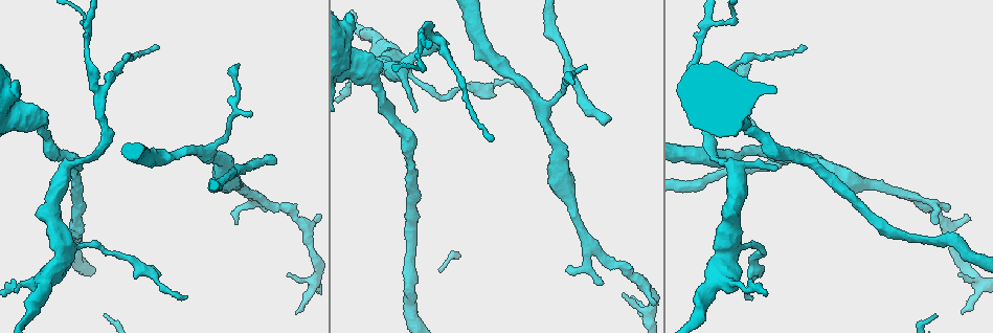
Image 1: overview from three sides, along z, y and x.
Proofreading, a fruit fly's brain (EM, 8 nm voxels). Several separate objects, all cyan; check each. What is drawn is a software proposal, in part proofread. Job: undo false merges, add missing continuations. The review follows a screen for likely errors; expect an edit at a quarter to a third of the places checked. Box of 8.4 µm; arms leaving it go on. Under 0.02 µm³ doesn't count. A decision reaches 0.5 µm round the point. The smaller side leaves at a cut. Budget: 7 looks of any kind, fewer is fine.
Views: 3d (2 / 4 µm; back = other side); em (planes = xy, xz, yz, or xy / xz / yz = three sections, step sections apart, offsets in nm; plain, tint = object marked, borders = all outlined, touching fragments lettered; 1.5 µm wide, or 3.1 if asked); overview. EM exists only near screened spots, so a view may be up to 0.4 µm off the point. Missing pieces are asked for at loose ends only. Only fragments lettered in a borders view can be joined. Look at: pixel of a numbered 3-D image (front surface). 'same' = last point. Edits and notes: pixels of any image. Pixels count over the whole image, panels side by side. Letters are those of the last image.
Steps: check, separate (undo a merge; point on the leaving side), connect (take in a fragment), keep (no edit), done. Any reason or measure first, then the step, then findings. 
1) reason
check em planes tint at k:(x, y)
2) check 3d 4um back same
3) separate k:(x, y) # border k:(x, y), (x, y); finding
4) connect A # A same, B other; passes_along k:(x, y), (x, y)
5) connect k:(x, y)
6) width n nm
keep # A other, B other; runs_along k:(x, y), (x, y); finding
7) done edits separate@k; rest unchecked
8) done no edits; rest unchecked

branch stops here
check 3d 2um at 1:(958, 276)

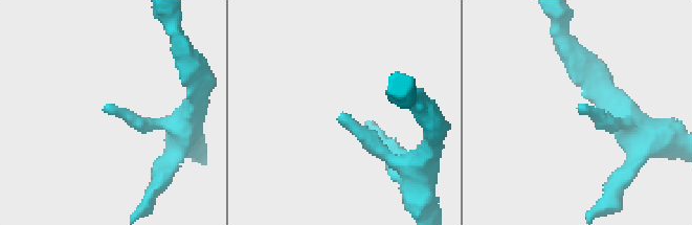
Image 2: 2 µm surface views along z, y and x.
now the EM
check em planes borders at 2:(579, 108)

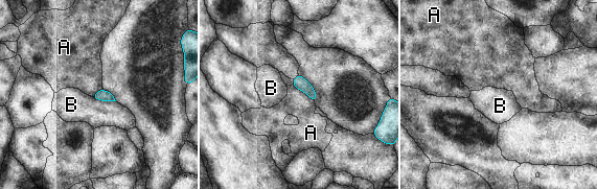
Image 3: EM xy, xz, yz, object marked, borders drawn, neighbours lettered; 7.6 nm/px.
keep # A other, B other; border 3:(92, 97), (98, 100), (115, 101); no lettered fragment goes on from it

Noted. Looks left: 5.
free end
check em xy step 8 borders at 1:(603, 282)

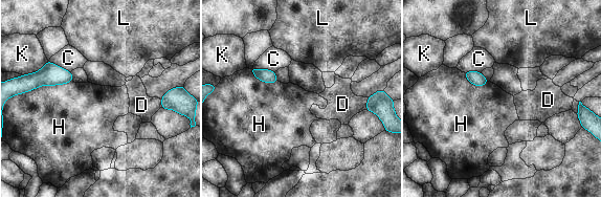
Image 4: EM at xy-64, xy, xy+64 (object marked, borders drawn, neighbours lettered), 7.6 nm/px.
keep # C other, D other, H other, K other, L other; border 4:(49, 60), (70, 72); no lettered fragment goes on from it

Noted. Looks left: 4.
stops while still wide
check 3d 4um at 1:(16, 80)

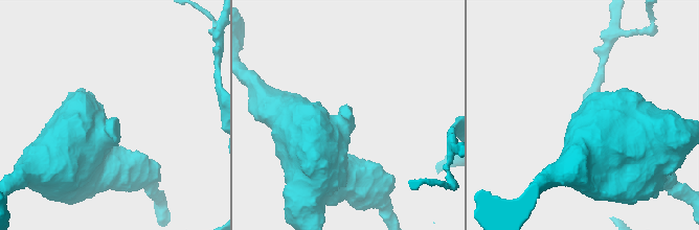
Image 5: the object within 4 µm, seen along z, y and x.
now the EM
check em xz step 8 tint at 5:(348, 119)

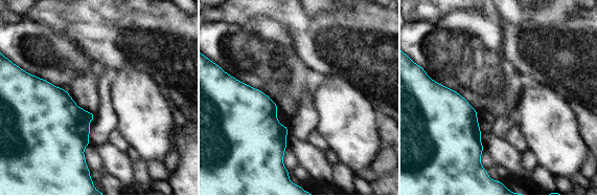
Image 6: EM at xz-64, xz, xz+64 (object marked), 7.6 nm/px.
cut it another way
check em planes borders same

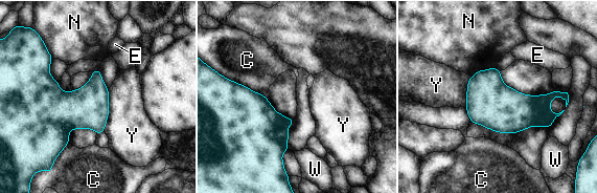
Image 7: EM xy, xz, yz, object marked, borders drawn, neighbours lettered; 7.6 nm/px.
keep # C other, E other, N other, W other, Y other; border 7:(109, 89), (109, 114), (104, 130); none of them fits

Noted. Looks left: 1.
done no edits; rest unchecked

